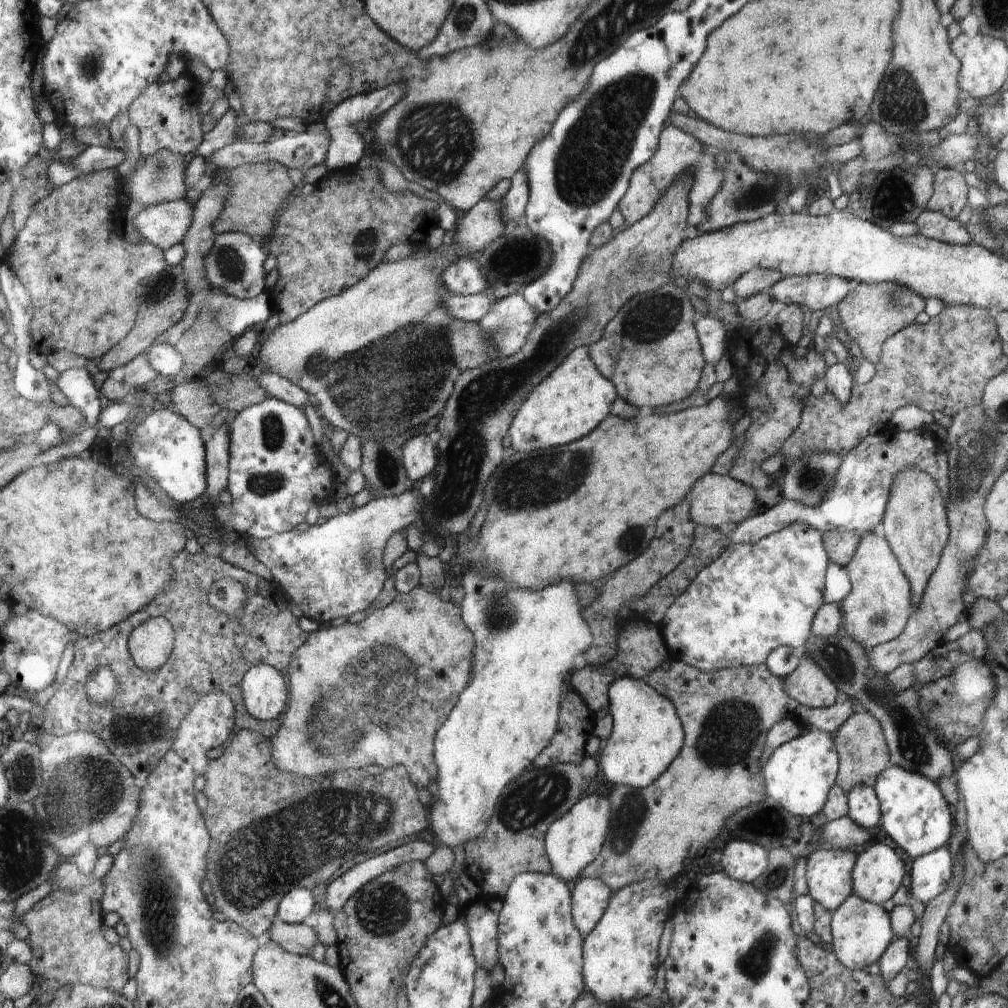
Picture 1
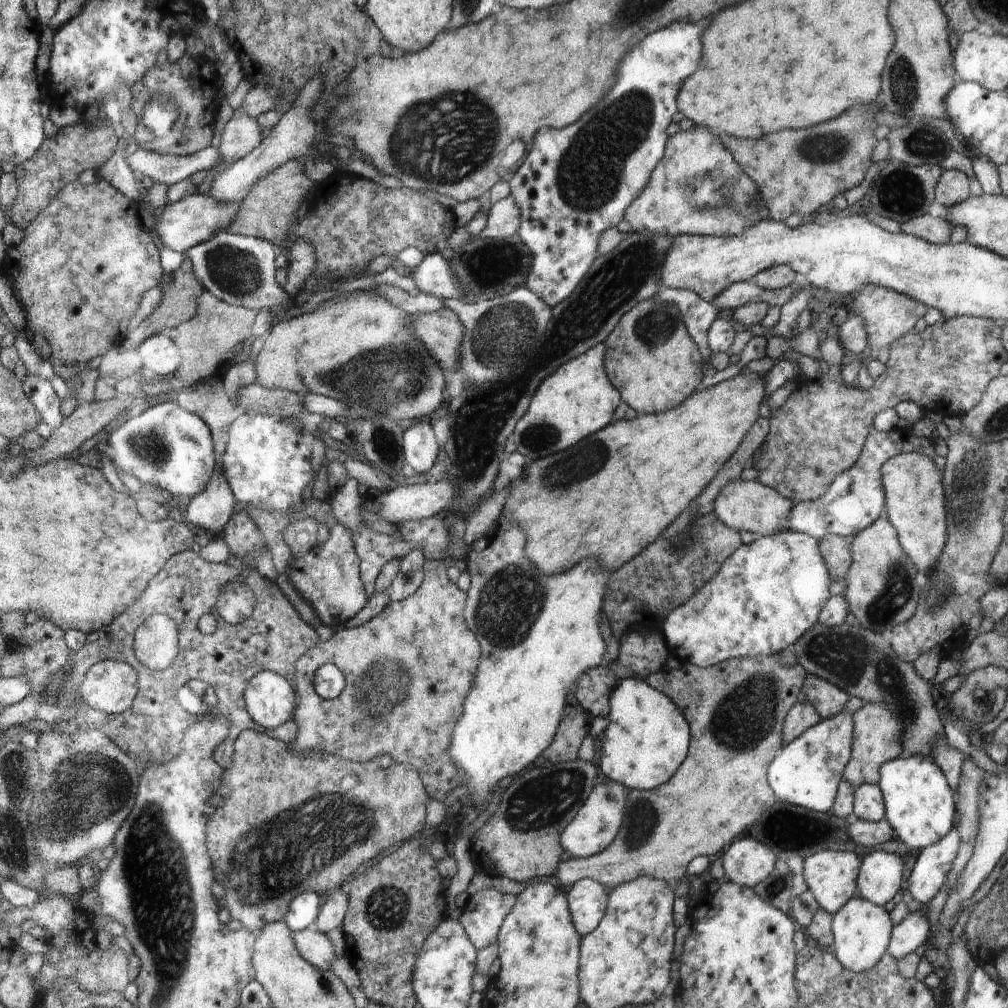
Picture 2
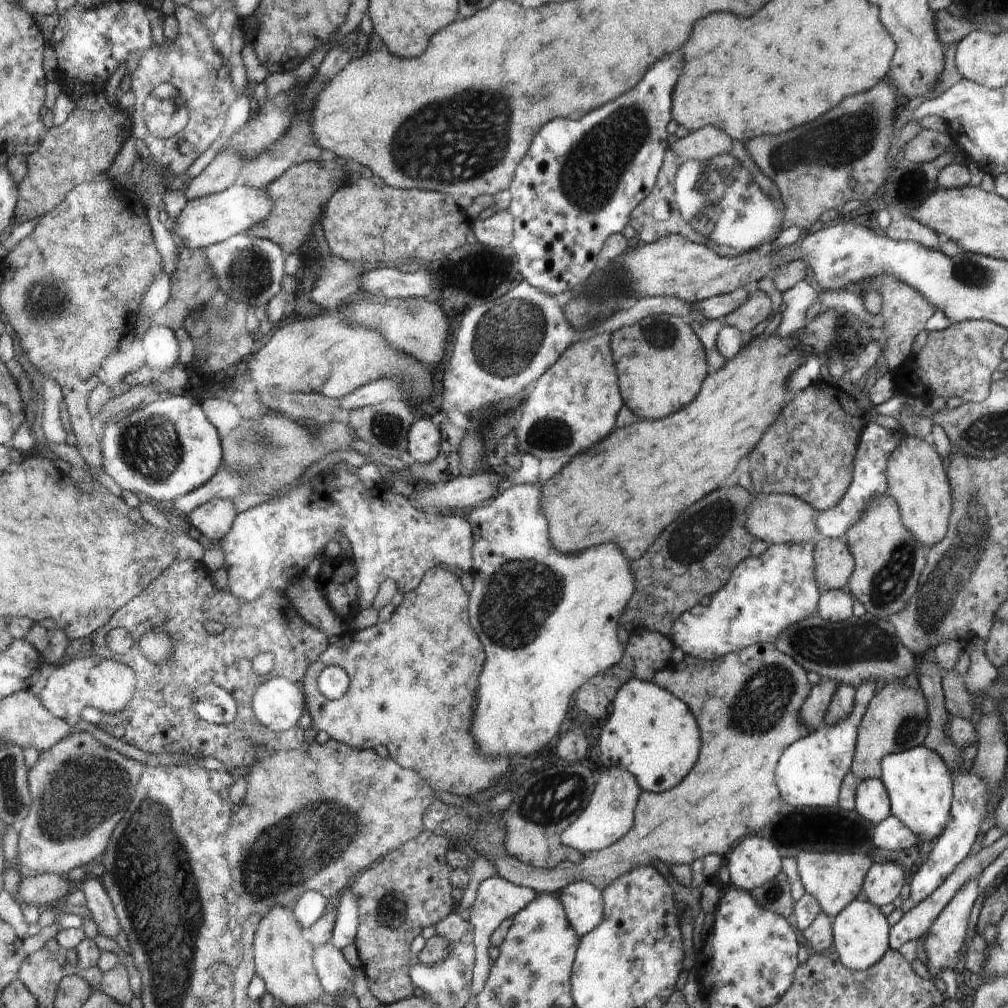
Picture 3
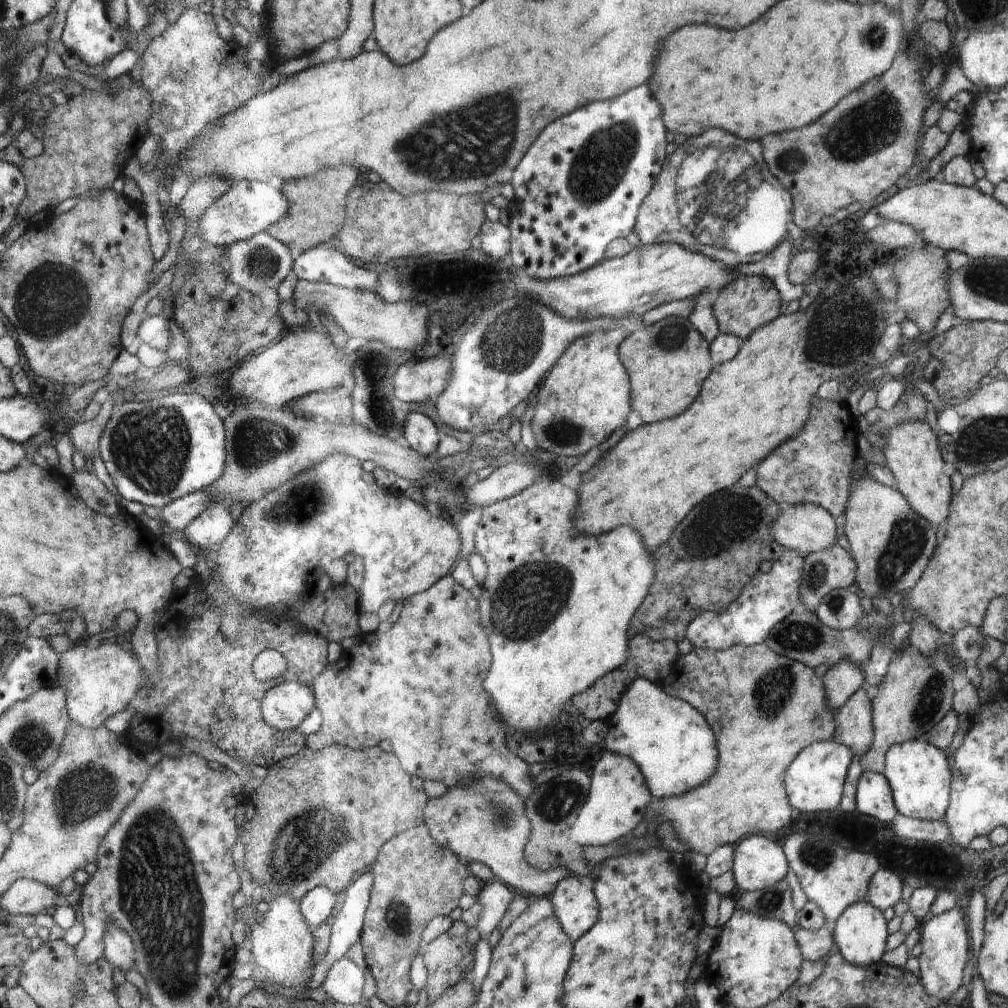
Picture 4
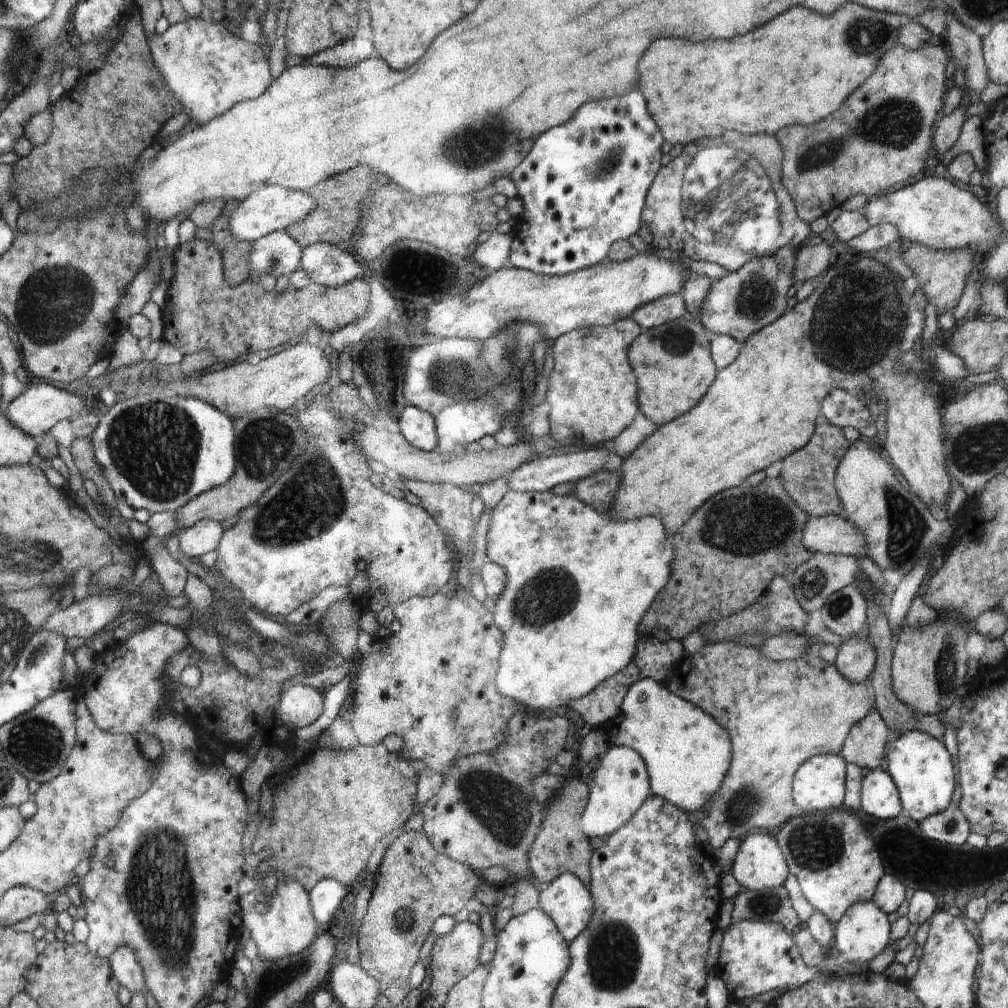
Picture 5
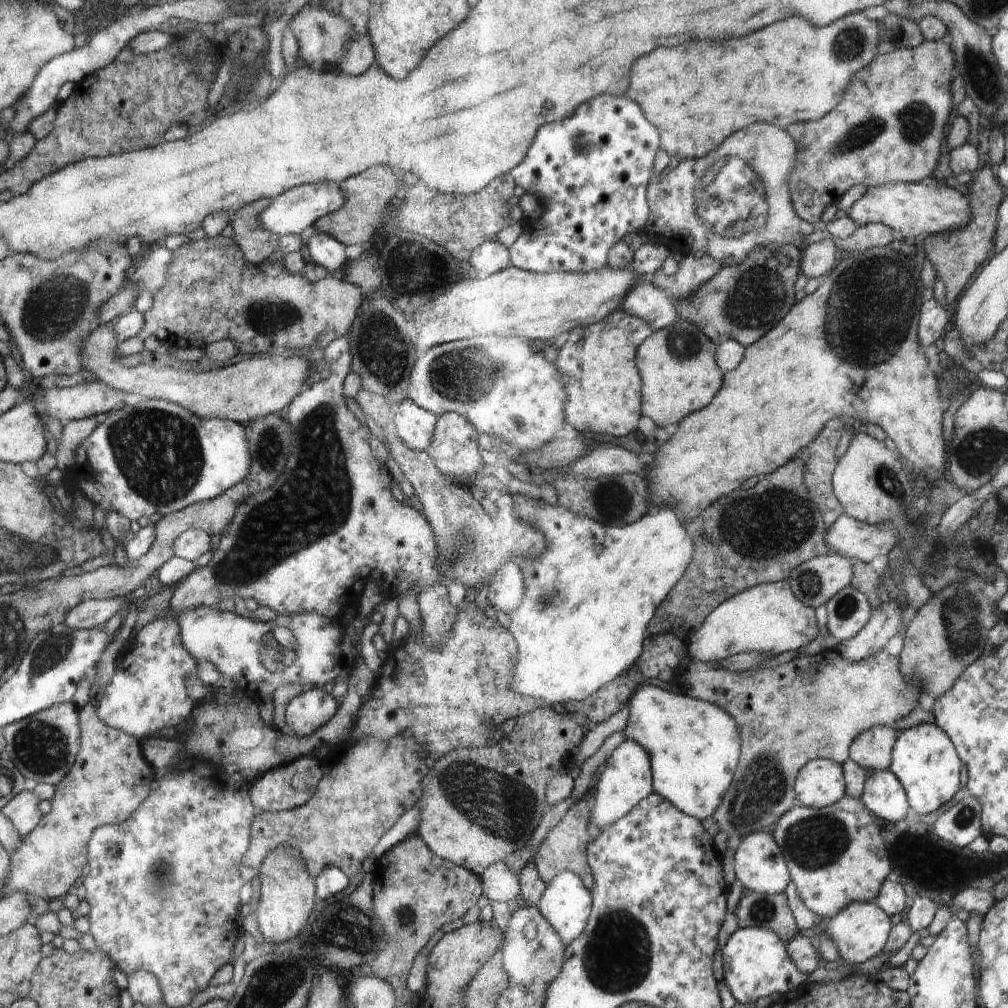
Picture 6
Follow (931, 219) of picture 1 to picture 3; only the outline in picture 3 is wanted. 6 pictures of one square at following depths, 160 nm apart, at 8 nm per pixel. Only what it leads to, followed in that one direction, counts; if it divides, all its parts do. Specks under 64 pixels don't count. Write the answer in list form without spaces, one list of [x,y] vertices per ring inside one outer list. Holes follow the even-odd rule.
[[[904,216],[898,221],[893,220],[883,234],[895,241],[917,242],[937,251],[943,241],[931,228],[920,224],[910,216]]]

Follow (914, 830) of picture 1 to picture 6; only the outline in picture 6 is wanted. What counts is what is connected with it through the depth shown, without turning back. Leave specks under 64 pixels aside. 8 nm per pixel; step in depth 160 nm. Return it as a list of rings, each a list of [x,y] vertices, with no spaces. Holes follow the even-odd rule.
[[[934,723],[917,724],[898,733],[891,769],[904,787],[911,813],[930,820],[958,792],[963,762],[952,739]]]

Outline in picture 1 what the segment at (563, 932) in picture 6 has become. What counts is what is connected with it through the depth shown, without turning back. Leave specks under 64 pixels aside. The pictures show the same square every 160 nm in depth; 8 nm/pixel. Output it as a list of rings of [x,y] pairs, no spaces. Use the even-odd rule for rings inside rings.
[[[580,878],[572,892],[573,922],[582,935],[588,936],[612,898],[610,888],[602,879]]]

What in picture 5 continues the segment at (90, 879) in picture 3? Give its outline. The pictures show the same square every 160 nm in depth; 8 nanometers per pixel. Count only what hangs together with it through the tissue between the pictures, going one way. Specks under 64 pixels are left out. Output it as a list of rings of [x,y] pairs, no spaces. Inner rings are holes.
[[[120,947],[108,959],[120,986],[132,993],[141,992],[144,995],[148,993],[142,967],[131,948]]]

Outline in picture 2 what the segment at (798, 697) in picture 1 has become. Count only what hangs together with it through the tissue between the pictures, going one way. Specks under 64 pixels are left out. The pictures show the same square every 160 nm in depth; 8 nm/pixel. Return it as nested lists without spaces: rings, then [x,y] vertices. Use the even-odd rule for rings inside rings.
[[[820,677],[807,678],[804,684],[806,696],[821,716],[821,720],[836,717],[843,712],[851,697],[849,694]]]

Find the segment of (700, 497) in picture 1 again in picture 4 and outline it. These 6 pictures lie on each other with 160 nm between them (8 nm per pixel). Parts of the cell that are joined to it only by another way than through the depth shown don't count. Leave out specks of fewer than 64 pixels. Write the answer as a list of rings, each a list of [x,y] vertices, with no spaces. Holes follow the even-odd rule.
[[[811,503],[781,508],[773,525],[774,542],[798,553],[814,553],[837,545],[836,522],[824,508]]]

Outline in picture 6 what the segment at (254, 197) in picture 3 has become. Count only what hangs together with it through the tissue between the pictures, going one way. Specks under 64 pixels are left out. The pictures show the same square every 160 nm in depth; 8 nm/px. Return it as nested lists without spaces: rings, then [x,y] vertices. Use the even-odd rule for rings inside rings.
[[[308,183],[279,194],[276,198],[270,199],[271,203],[261,212],[261,225],[278,236],[307,234],[318,220],[340,210],[348,201],[345,191],[339,184]]]

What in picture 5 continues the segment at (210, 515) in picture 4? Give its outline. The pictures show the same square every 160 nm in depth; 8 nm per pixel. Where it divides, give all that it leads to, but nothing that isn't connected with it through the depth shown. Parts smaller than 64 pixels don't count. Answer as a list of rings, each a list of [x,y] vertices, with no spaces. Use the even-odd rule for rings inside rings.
[[[202,519],[179,534],[179,550],[191,560],[198,561],[202,554],[216,550],[223,534],[218,521]]]

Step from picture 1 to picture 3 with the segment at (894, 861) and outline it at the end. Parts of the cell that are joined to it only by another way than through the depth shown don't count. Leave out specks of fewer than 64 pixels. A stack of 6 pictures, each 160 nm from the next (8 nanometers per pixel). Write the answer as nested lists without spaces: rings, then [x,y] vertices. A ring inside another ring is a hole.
[[[874,863],[865,878],[864,899],[876,906],[890,904],[900,896],[902,886],[907,883],[904,880],[904,872],[899,866]]]

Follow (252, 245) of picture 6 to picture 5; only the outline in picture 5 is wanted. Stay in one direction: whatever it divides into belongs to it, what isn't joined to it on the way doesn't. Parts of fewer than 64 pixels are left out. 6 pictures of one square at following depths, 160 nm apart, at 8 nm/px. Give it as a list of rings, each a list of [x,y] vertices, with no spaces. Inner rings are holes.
[[[228,214],[220,216],[216,220],[212,231],[212,242],[222,251],[225,277],[232,286],[243,283],[251,275],[249,265],[252,243],[236,238],[229,229]]]

